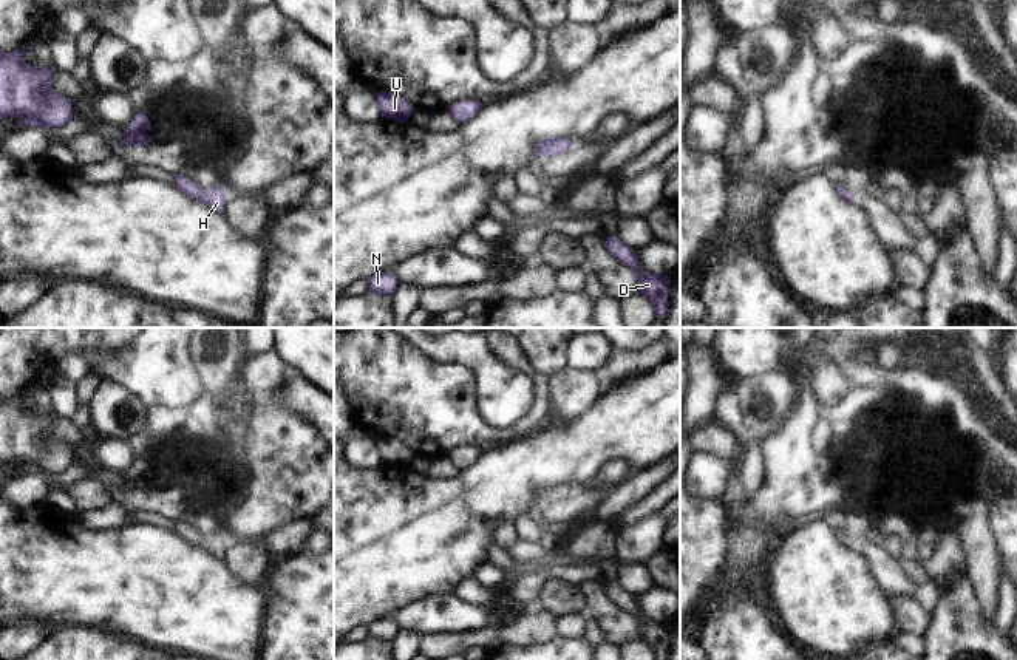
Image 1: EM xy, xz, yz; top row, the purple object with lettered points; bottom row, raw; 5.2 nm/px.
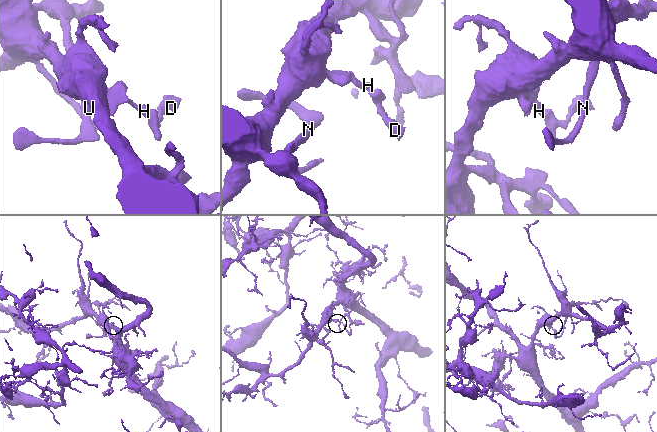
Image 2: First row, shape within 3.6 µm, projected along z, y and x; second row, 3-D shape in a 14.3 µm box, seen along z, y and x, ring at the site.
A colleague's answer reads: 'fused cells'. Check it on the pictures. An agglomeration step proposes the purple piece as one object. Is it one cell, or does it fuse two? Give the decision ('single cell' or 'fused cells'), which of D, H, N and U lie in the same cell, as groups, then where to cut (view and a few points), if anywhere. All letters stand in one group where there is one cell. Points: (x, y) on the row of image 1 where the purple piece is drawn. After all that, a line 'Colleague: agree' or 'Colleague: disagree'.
single cell; groups D H N U; cut none
Colleague: disagree

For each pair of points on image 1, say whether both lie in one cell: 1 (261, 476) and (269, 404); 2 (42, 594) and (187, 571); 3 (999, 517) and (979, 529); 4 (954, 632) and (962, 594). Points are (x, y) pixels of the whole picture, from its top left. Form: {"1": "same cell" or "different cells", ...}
{"1": "same cell", "2": "same cell", "3": "different cells", "4": "same cell"}

